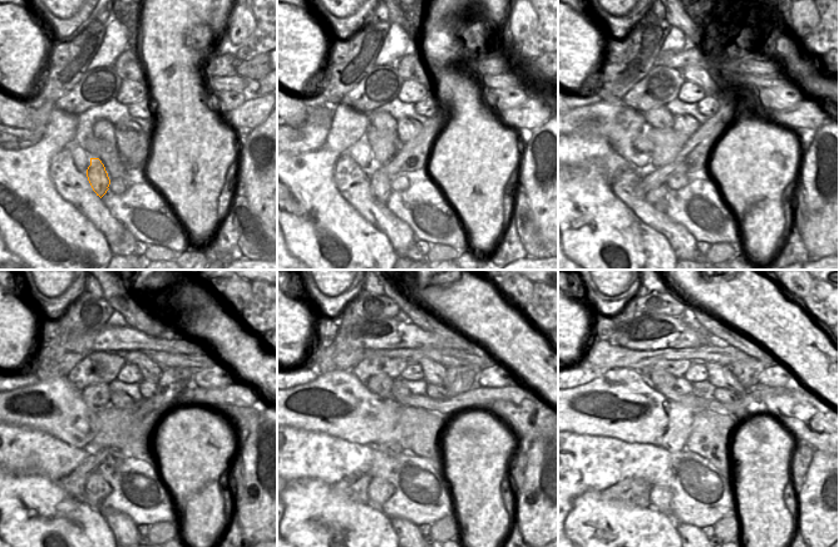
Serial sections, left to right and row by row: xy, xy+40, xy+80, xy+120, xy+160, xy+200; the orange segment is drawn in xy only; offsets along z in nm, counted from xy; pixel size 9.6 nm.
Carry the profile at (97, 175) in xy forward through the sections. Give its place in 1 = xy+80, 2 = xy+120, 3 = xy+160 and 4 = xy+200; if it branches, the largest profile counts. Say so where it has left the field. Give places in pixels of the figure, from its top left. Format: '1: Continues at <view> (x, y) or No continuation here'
1: Continues at xy+80 (659, 198)
2: Continues at xy+120 (98, 489)
3: Continues at xy+160 (380, 491)
4: Continues at xy+200 (660, 497).

